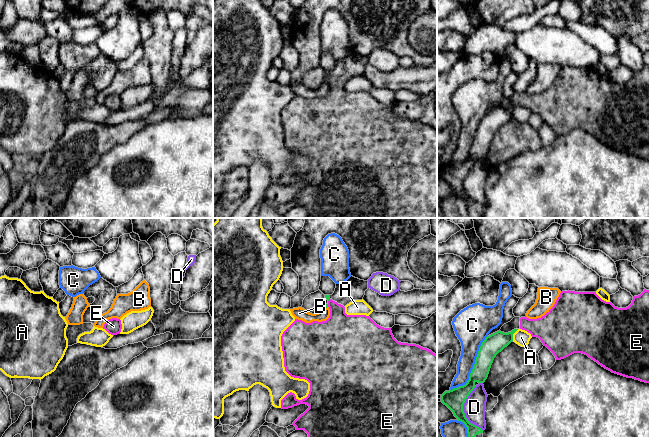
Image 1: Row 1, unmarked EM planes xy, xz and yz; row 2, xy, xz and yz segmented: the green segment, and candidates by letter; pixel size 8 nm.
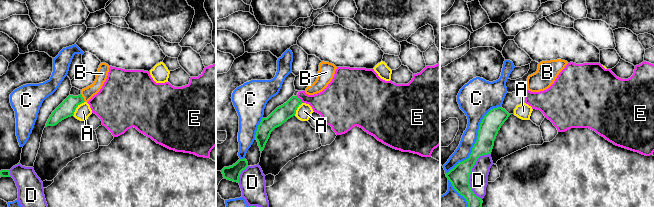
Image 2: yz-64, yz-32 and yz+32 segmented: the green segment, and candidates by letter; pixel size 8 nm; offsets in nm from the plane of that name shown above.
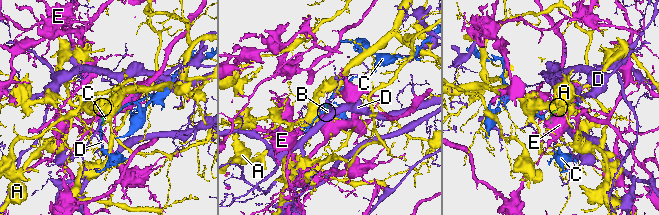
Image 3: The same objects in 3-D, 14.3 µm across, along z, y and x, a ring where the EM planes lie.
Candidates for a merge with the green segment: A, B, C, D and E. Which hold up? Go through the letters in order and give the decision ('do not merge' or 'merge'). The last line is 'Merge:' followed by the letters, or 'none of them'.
A: do not merge
B: merge
C: do not merge
D: do not merge
E: do not merge
Merge: B

